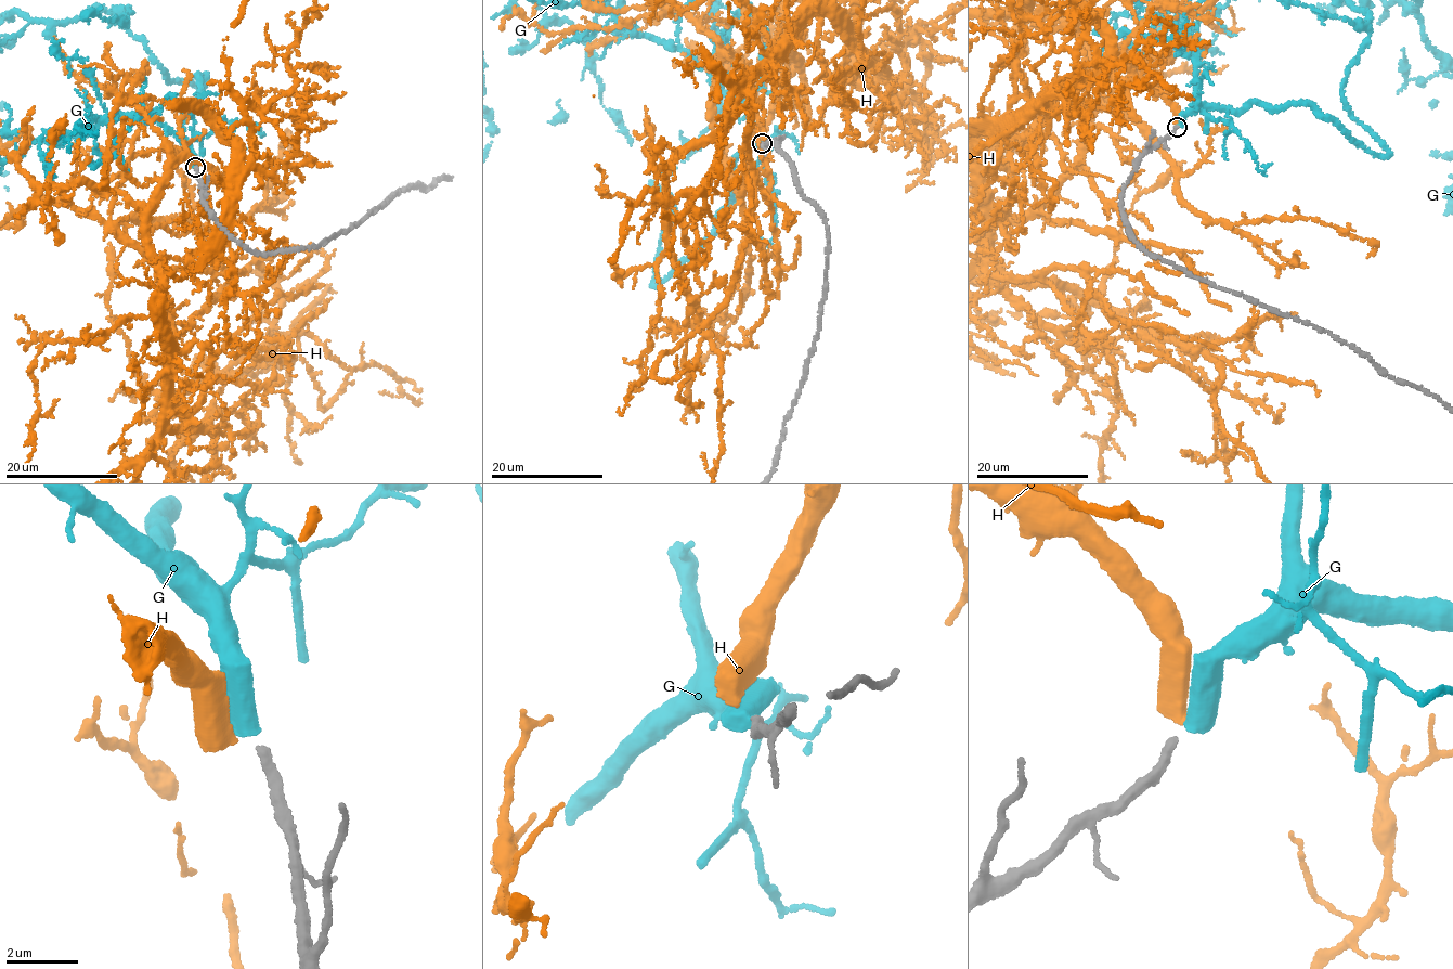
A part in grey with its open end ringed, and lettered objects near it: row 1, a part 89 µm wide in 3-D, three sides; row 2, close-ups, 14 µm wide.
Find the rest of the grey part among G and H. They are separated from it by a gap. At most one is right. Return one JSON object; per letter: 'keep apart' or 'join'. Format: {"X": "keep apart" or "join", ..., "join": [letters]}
{"G": "join", "H": "keep apart", "join": ["G"]}

